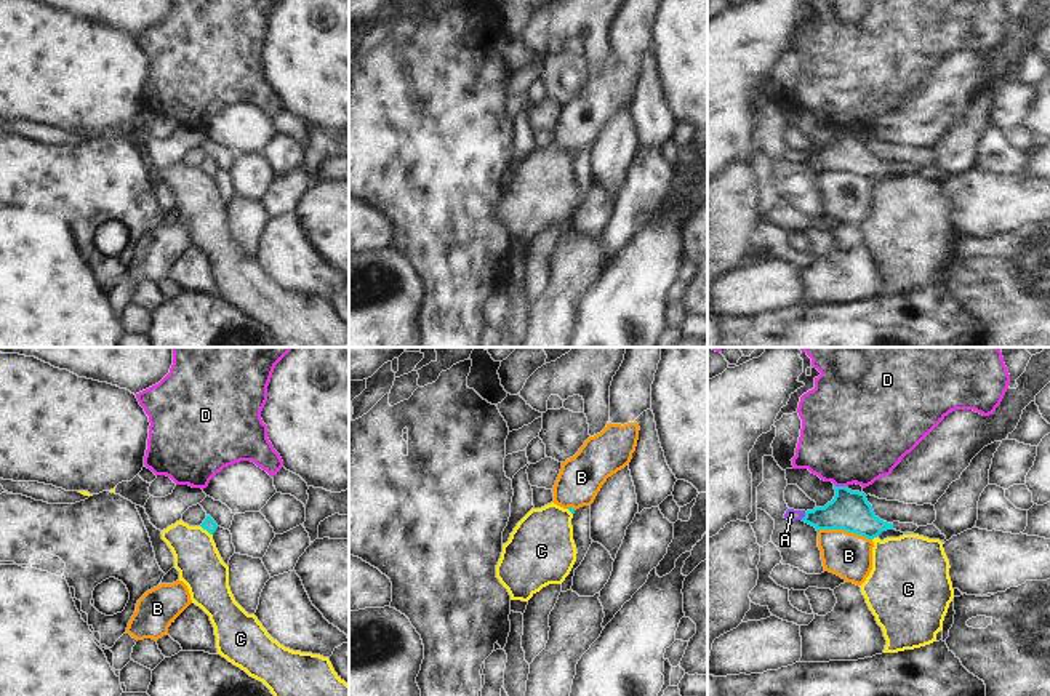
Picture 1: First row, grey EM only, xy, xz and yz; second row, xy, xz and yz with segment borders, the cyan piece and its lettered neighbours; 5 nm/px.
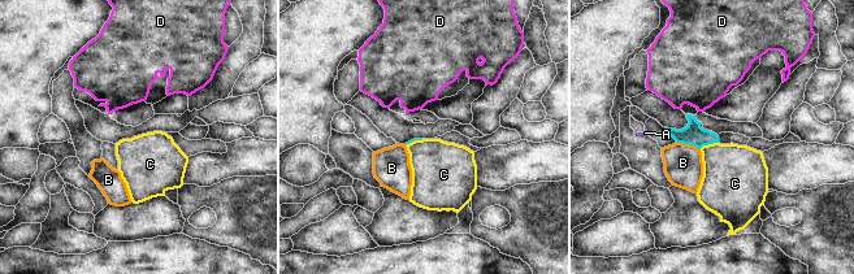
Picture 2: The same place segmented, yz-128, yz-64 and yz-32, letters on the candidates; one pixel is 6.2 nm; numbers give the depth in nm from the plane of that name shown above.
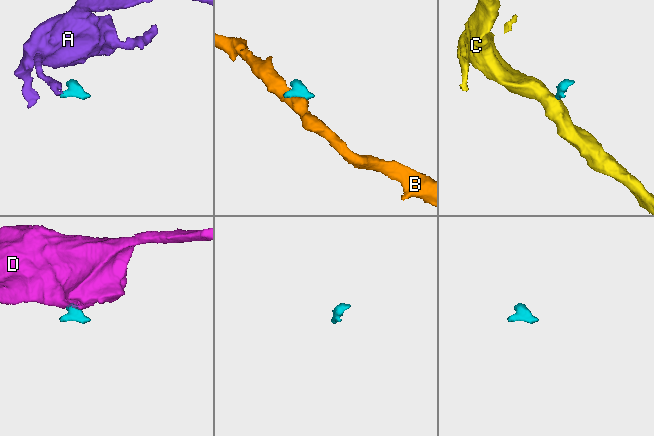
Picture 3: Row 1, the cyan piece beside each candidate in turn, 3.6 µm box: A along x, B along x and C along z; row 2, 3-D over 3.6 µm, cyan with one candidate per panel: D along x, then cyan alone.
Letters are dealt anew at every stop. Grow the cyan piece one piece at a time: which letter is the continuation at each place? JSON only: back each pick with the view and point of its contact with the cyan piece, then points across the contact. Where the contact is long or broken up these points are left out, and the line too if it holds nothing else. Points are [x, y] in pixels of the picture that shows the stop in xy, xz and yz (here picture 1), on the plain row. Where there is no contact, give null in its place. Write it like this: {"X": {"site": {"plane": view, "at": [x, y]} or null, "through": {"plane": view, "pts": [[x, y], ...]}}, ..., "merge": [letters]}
{"merge": []}

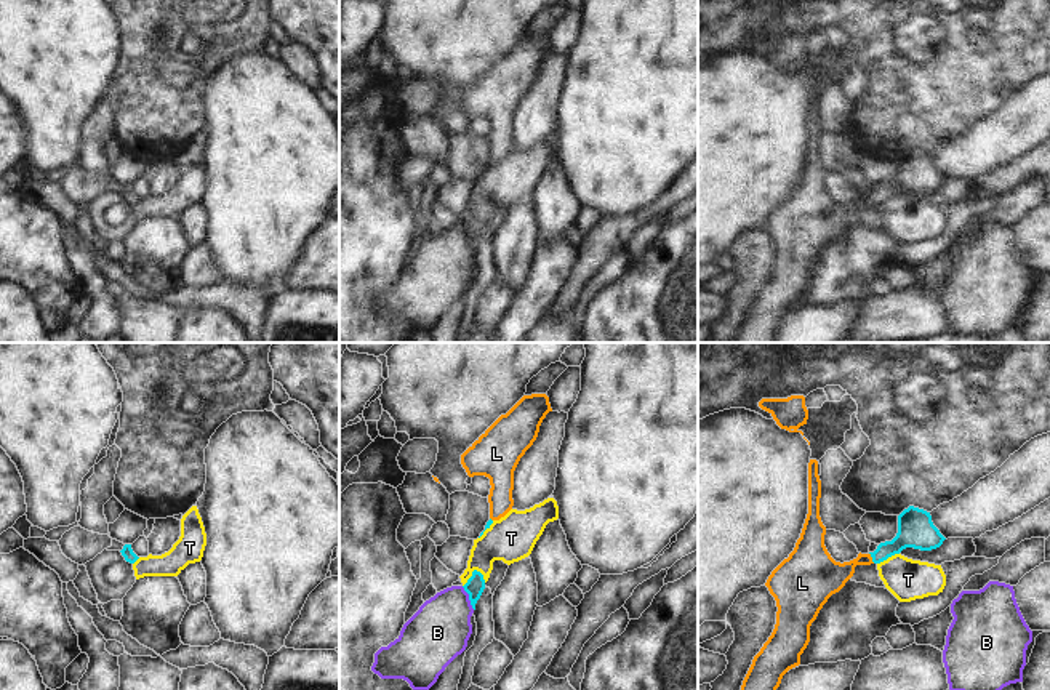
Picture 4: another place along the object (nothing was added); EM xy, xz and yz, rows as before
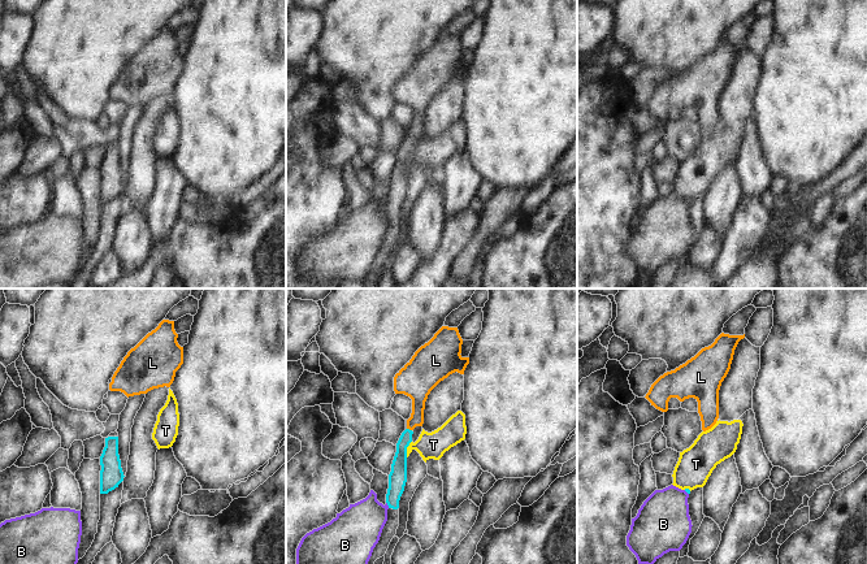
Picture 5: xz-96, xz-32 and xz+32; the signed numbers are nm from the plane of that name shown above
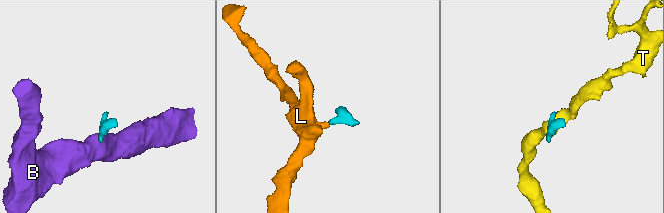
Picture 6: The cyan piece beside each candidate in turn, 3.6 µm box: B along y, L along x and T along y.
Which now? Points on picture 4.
{"L": {"site": {"plane": "yz", "at": [871, 197]}, "through": {"plane": "yz", "pts": [[914, 173], [895, 188], [871, 197], [826, 218]]}}, "merge": ["L"]}

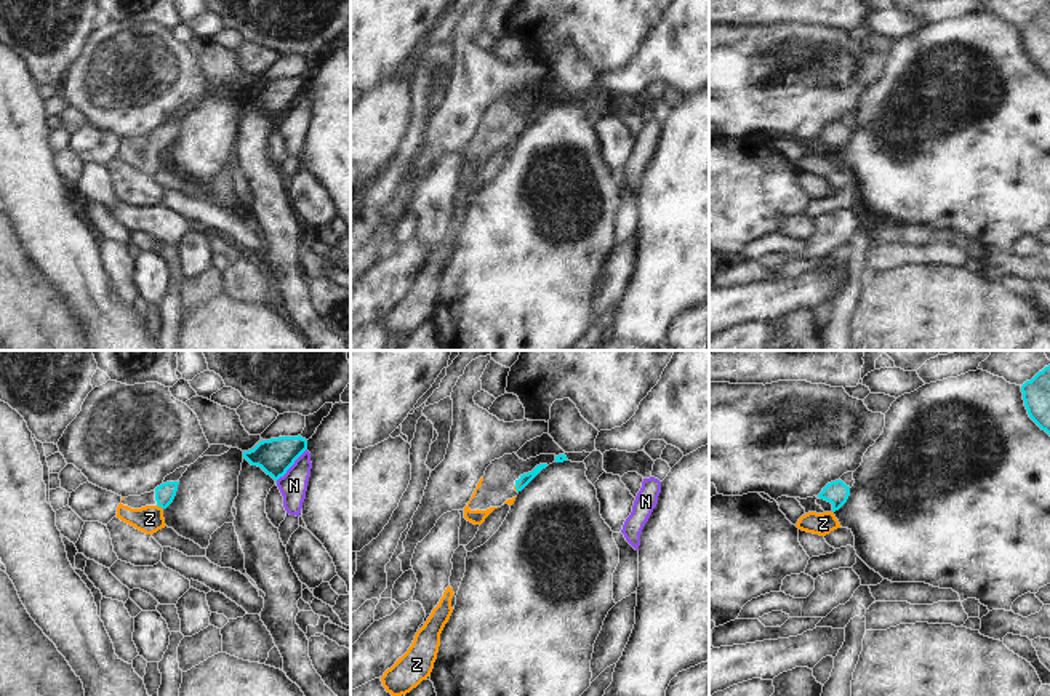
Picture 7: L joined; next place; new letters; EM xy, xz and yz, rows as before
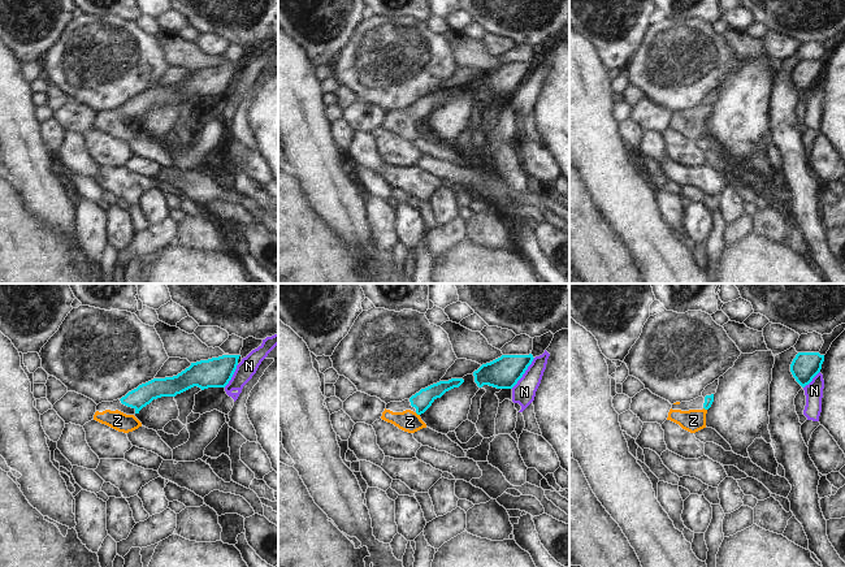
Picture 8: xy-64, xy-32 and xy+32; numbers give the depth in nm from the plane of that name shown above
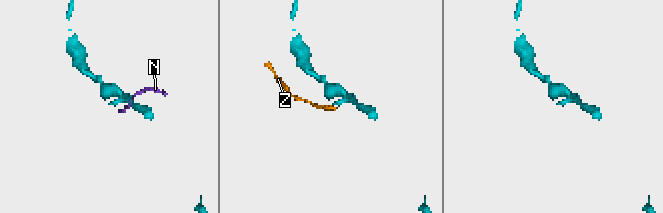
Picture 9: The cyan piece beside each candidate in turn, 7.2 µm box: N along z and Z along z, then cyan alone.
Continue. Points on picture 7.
{"Z": {"site": {"plane": "xy", "at": [160, 148]}}, "merge": ["Z"]}

